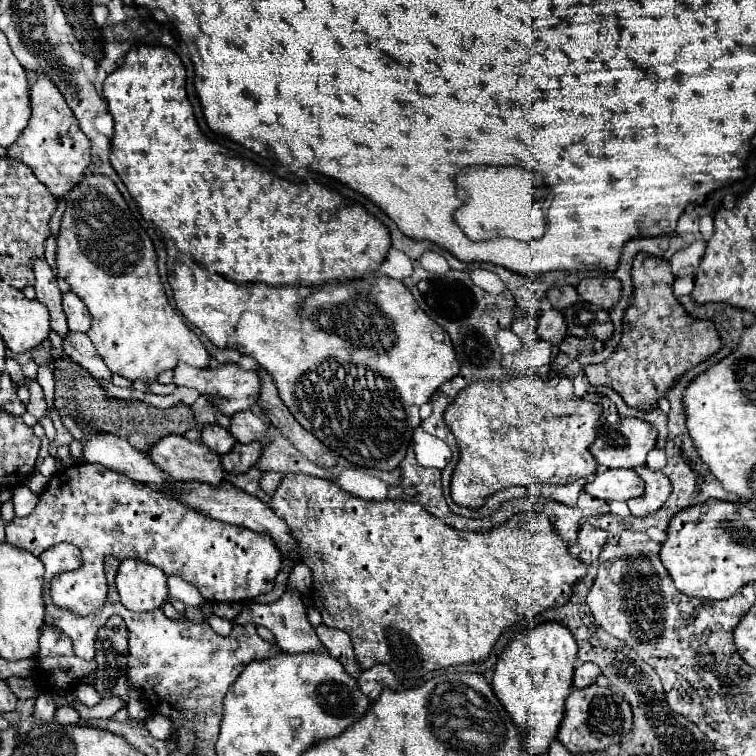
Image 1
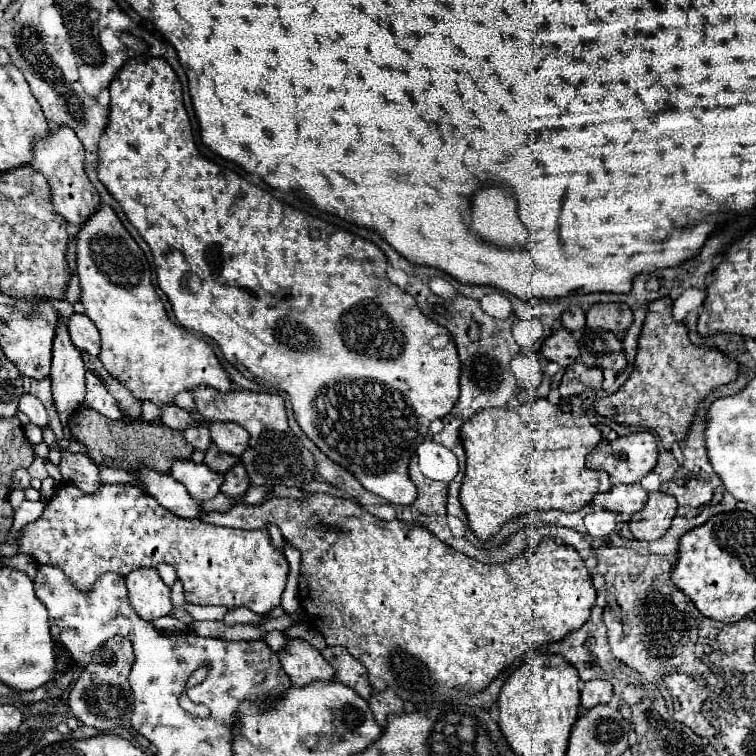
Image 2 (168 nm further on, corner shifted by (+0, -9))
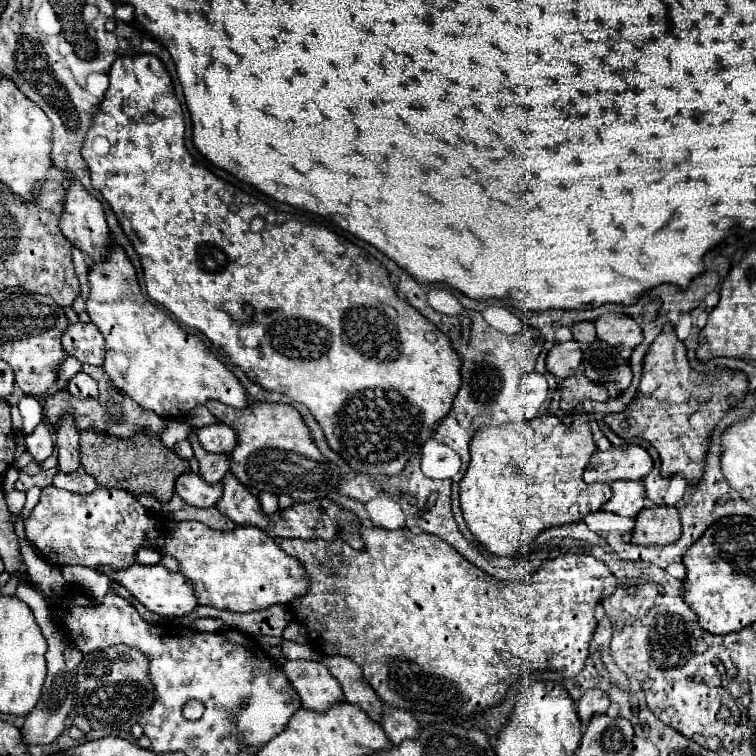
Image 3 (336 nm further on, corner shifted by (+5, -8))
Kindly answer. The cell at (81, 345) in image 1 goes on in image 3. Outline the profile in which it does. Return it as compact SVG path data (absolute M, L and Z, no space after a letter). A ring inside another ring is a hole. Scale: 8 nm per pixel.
M83 364L83 370L85 370L87 374L91 374L91 378L97 378L97 384L99 384L99 400L77 400L77 398L73 398L67 390L55 392L55 394L47 400L47 416L49 416L49 420L53 422L55 428L57 428L57 424L59 424L59 416L61 416L63 412L73 412L79 430L85 430L85 428L95 426L97 432L107 432L107 434L117 436L117 438L131 438L131 436L137 434L137 432L159 434L159 432L163 430L165 418L157 416L155 412L143 410L143 408L141 408L139 404L135 404L127 394L123 394L121 390L117 390L117 388L113 386L113 382L109 380L109 376L103 372L103 368Z

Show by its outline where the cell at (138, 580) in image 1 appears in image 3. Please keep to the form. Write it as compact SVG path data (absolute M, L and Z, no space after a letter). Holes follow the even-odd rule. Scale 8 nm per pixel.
M133 564L131 568L125 568L121 572L111 572L107 568L105 574L109 574L111 580L119 580L121 586L125 586L147 610L151 610L159 616L185 616L197 606L191 584L181 574L169 574L161 564L157 564L157 566Z

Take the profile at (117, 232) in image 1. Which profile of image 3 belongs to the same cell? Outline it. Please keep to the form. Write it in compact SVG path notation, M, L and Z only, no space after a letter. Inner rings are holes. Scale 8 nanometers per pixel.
M113 242L113 248L109 248L109 256L103 262L93 264L89 268L87 278L89 278L89 300L85 300L87 314L91 322L101 330L107 342L103 370L113 380L113 384L121 392L137 400L141 408L157 412L157 416L163 418L167 416L181 418L197 404L205 404L211 398L235 408L245 408L249 404L249 398L239 380L235 378L235 374L223 366L223 362L211 352L211 348L207 348L203 340L197 338L195 334L187 334L167 316L167 312L163 312L161 308L153 306L147 298L143 298L143 292L137 282L137 272L127 252L119 244Z

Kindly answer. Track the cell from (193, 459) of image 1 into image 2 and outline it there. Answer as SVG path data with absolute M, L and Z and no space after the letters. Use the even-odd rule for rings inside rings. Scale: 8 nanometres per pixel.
M174 461L172 477L180 481L190 497L196 501L206 501L218 495L220 485L224 483L224 475L206 469L206 463L196 465L194 461Z

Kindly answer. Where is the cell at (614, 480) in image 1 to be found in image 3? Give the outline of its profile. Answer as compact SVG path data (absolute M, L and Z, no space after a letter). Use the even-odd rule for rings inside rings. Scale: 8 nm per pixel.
M617 480L611 484L611 490L613 498L603 504L603 510L633 518L641 508L645 508L645 488L641 486L641 482Z

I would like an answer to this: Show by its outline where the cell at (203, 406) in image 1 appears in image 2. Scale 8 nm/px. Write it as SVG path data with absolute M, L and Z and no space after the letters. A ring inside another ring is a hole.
M200 423L200 425L196 425L196 427L190 427L190 429L186 429L182 435L184 435L184 439L188 441L188 445L192 445L192 447L198 449L198 451L206 451L208 445L212 443L212 441L210 441L210 431L206 429L206 423Z

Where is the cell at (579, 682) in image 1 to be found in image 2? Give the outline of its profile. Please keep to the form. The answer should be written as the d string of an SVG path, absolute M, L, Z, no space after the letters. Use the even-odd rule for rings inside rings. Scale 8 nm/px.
M592 679L584 683L584 689L582 689L582 707L584 709L592 709L594 705L610 703L610 699L612 699L612 685L608 681Z

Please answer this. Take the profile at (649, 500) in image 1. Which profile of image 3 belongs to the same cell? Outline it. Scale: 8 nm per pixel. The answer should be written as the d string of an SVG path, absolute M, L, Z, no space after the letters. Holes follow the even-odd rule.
M651 506L643 508L635 516L635 528L631 532L631 542L641 546L665 546L679 538L681 522L675 506Z

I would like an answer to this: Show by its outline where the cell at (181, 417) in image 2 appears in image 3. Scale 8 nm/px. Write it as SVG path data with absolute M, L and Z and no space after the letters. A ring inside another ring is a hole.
M189 432L187 440L191 442L191 446L193 446L193 450L195 450L195 458L199 460L199 466L201 466L199 472L201 472L201 476L203 476L209 484L219 482L219 480L225 476L225 472L229 470L229 460L231 460L231 458L229 458L227 454L209 454L209 452L205 452L205 448L201 448L195 432Z

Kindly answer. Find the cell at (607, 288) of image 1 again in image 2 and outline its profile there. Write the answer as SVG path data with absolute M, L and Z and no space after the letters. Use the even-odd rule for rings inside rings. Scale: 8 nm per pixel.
M606 303L594 305L586 313L586 323L590 329L604 329L612 333L624 333L630 329L634 317L628 305L622 303Z

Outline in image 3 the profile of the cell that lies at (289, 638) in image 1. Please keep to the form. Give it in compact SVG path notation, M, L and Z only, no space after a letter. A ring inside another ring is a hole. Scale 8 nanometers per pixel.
M285 660L283 670L287 680L301 696L303 708L323 712L331 704L343 700L339 682L329 674L323 662L317 660Z

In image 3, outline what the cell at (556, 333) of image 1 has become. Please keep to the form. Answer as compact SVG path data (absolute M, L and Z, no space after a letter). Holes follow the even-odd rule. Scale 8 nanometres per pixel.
M575 340L557 342L547 354L547 370L557 378L567 378L581 366L581 358L583 356Z

